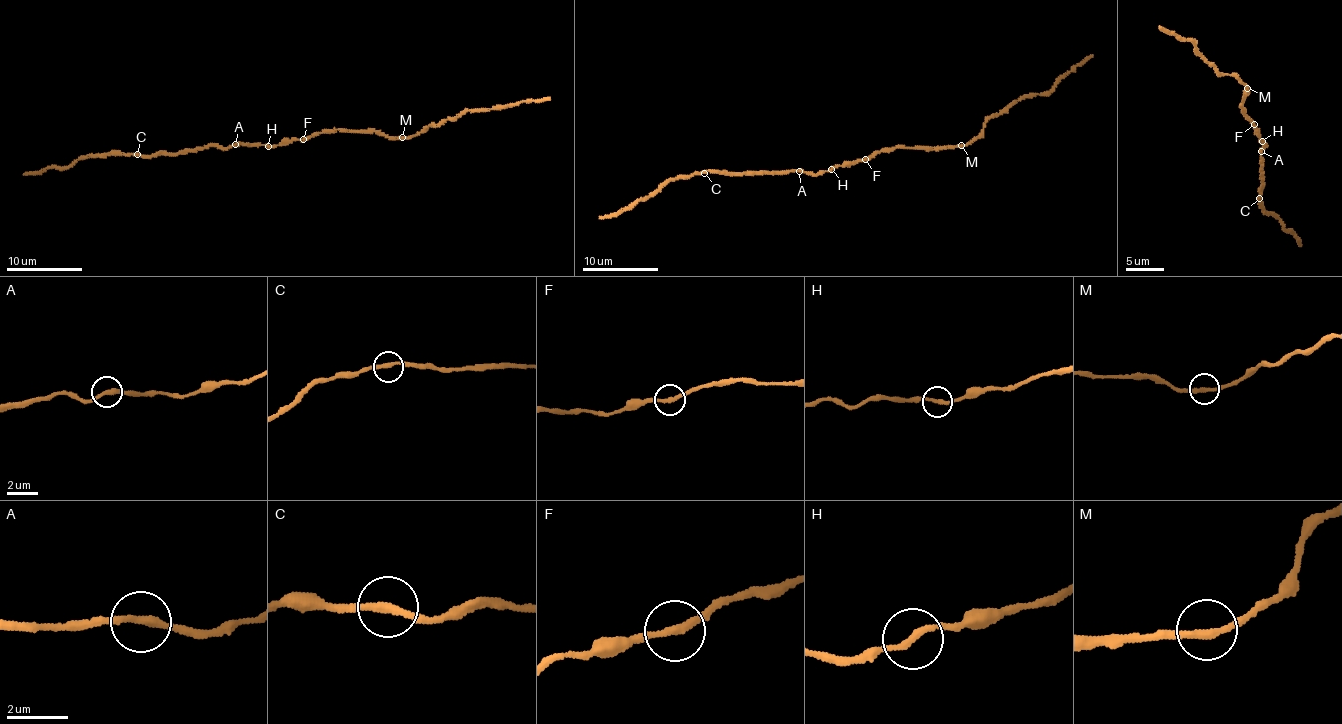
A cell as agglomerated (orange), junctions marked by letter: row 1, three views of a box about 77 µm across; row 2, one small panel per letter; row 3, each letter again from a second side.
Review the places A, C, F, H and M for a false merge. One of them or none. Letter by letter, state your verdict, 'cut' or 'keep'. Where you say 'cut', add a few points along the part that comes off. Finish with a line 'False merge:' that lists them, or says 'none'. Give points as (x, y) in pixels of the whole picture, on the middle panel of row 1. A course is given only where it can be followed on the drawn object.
A: keep
C: keep
F: keep
H: keep
M: keep
False merge: none

